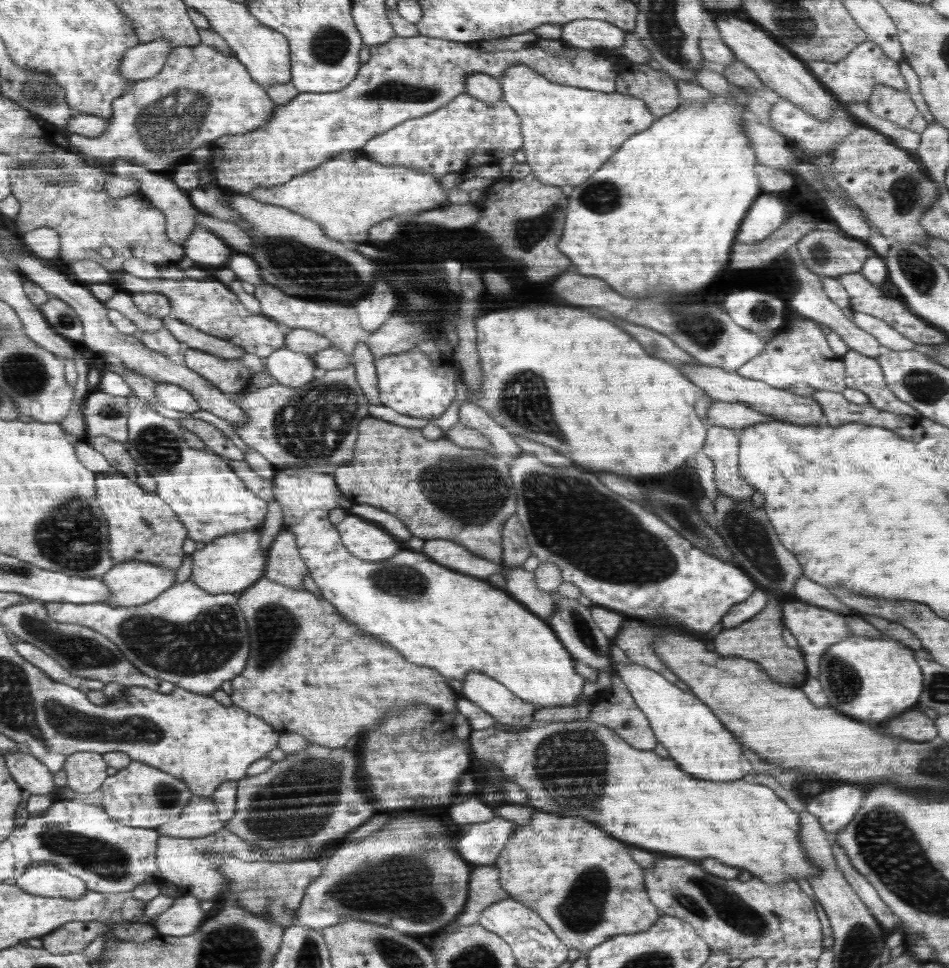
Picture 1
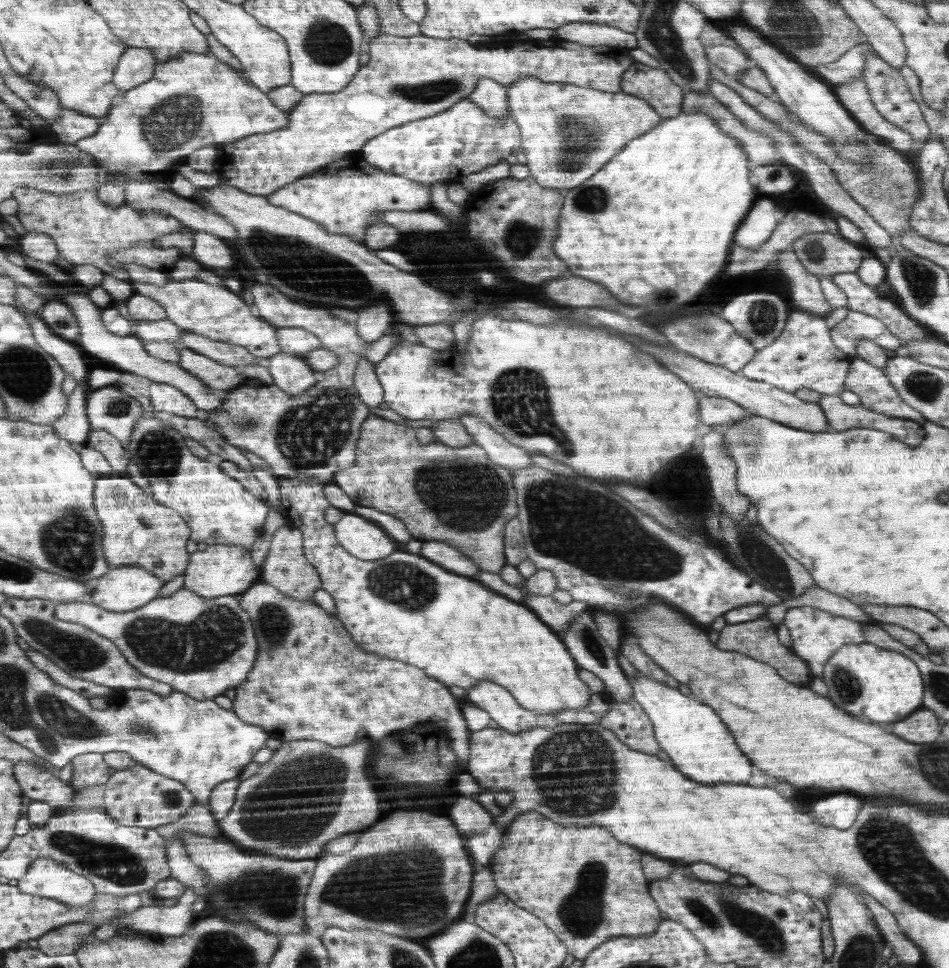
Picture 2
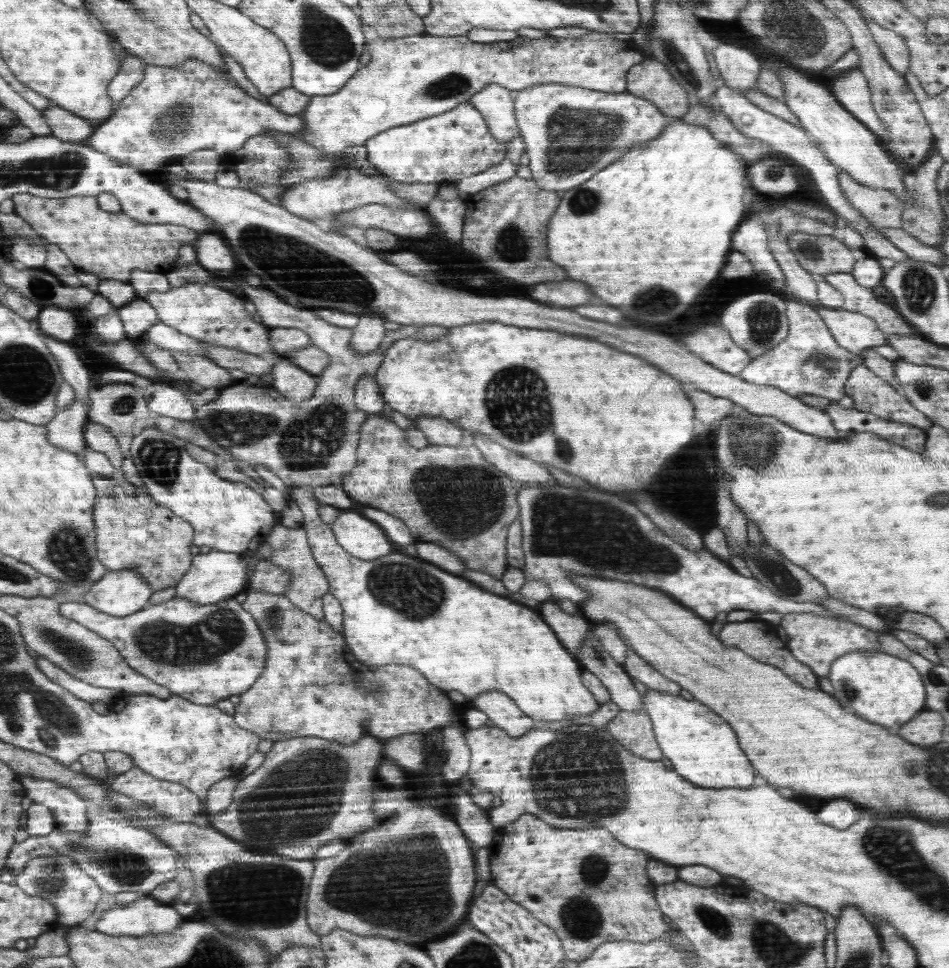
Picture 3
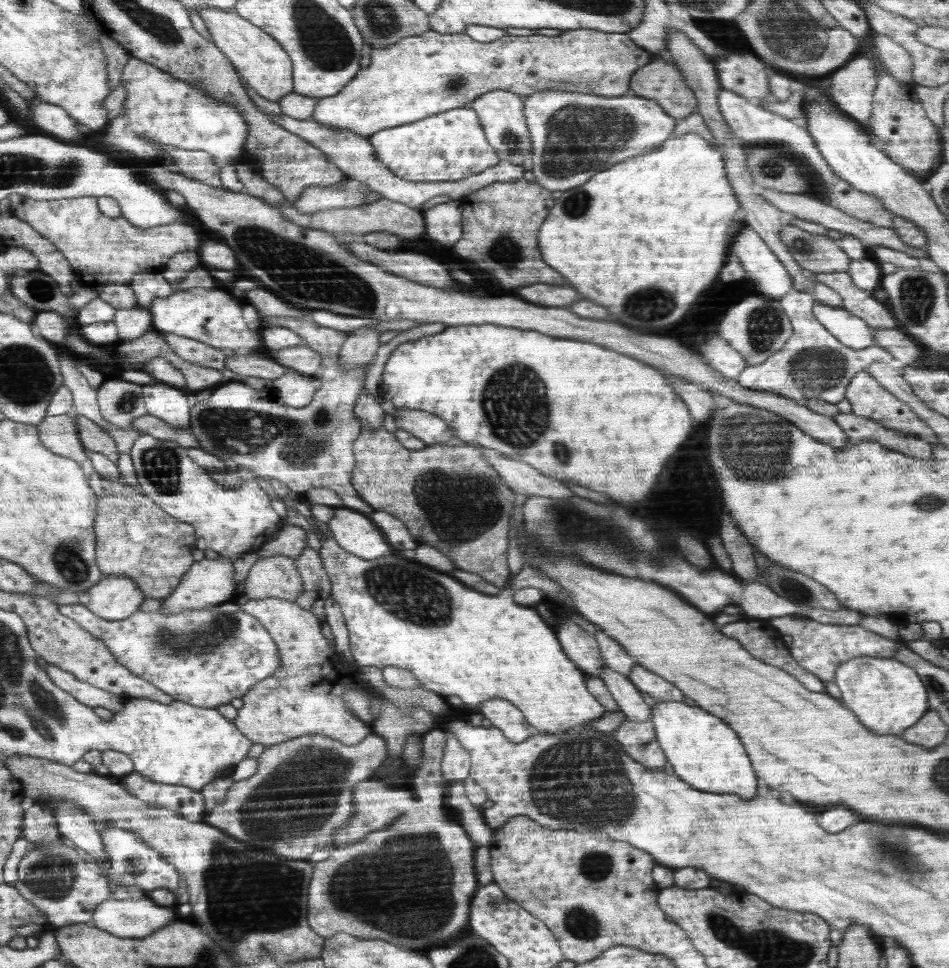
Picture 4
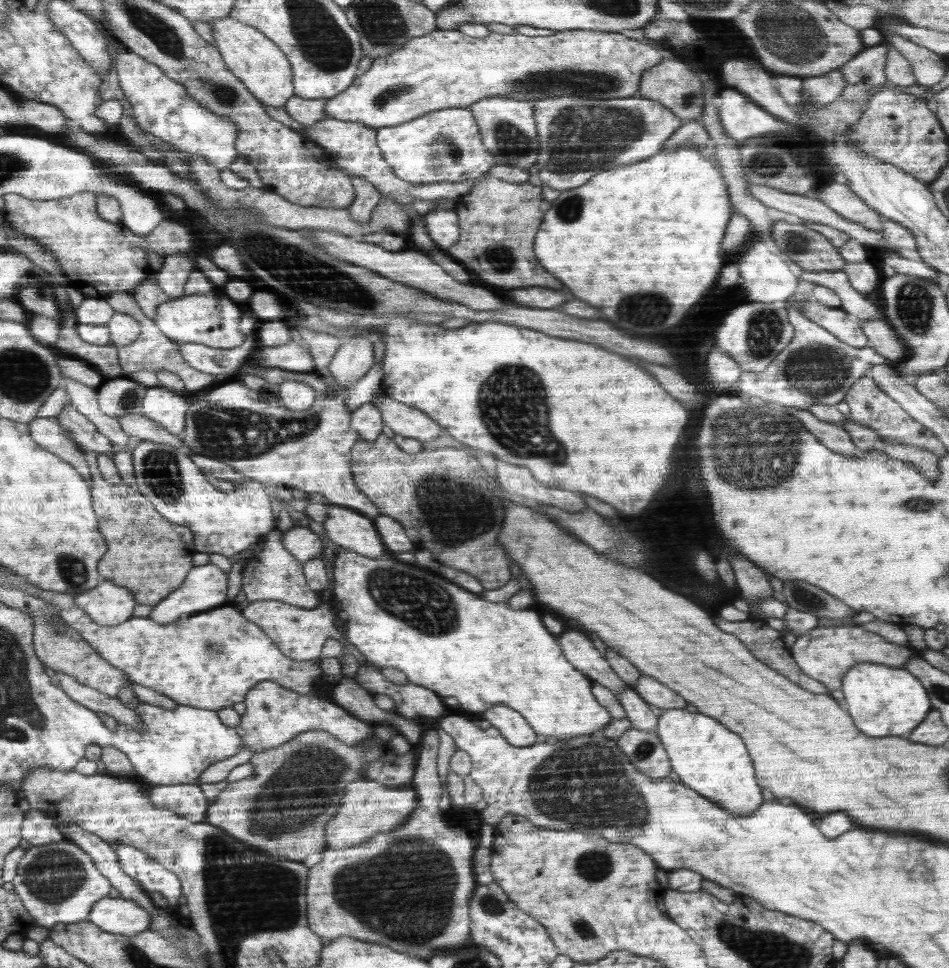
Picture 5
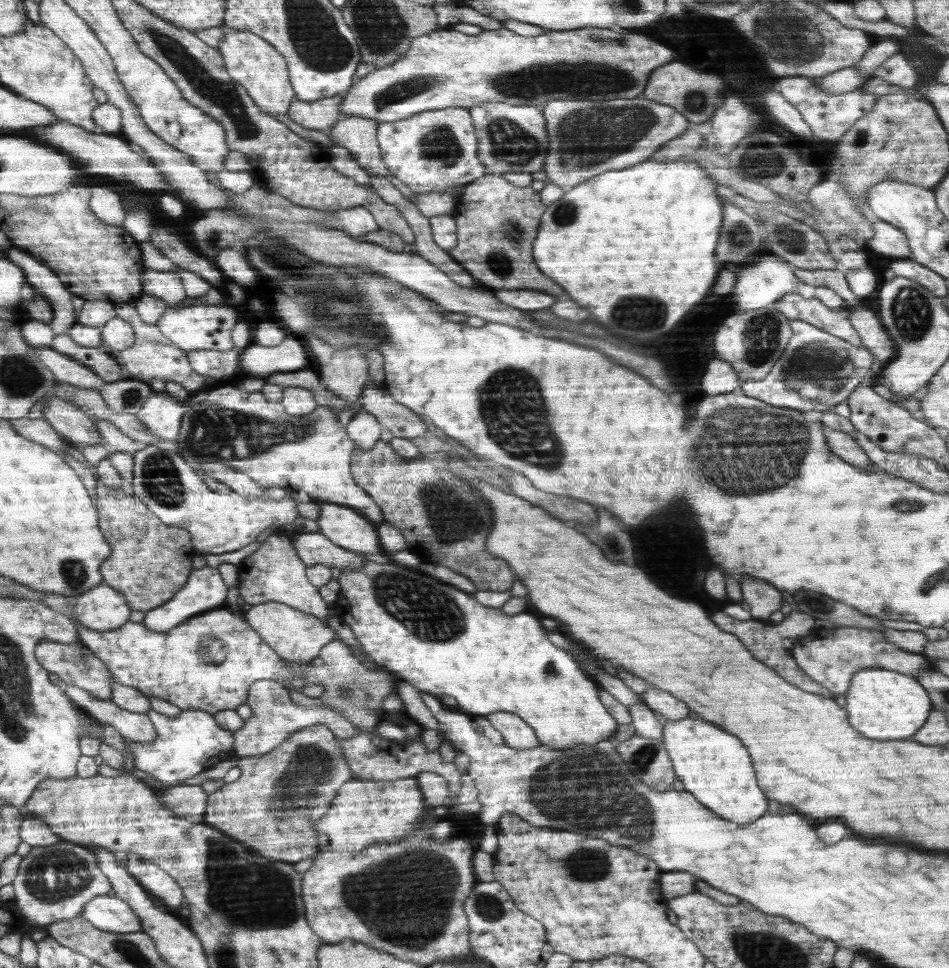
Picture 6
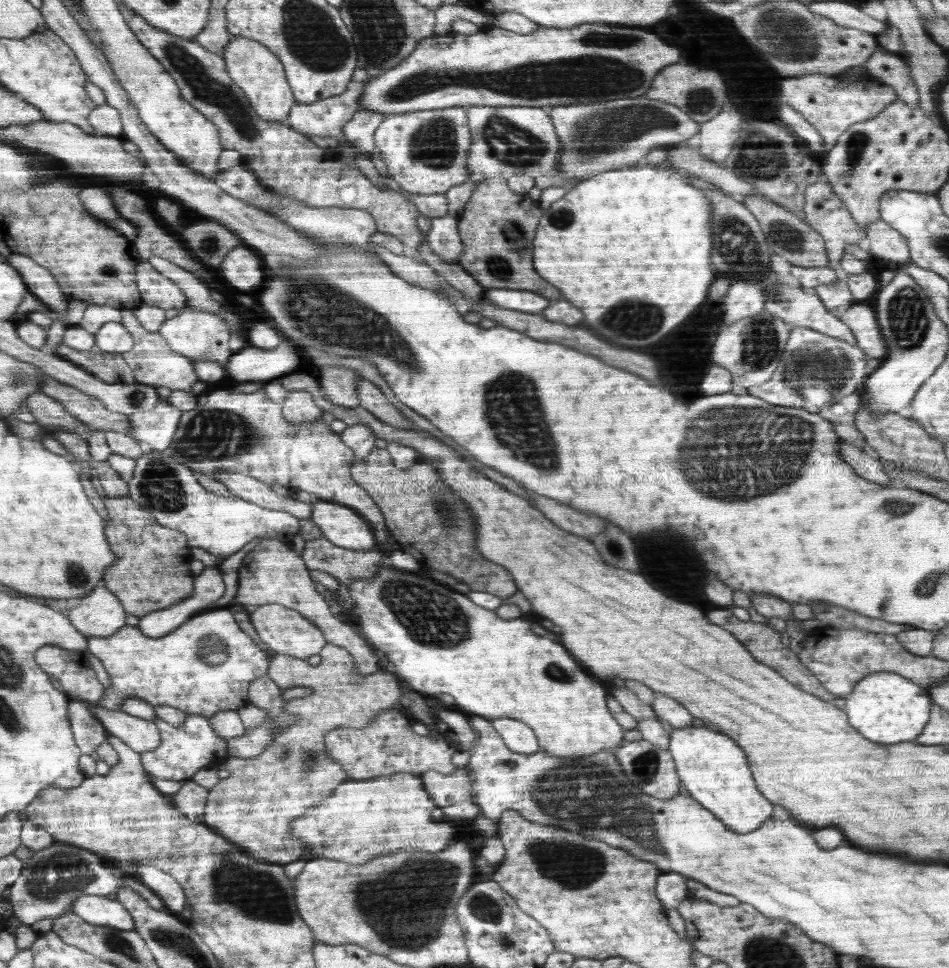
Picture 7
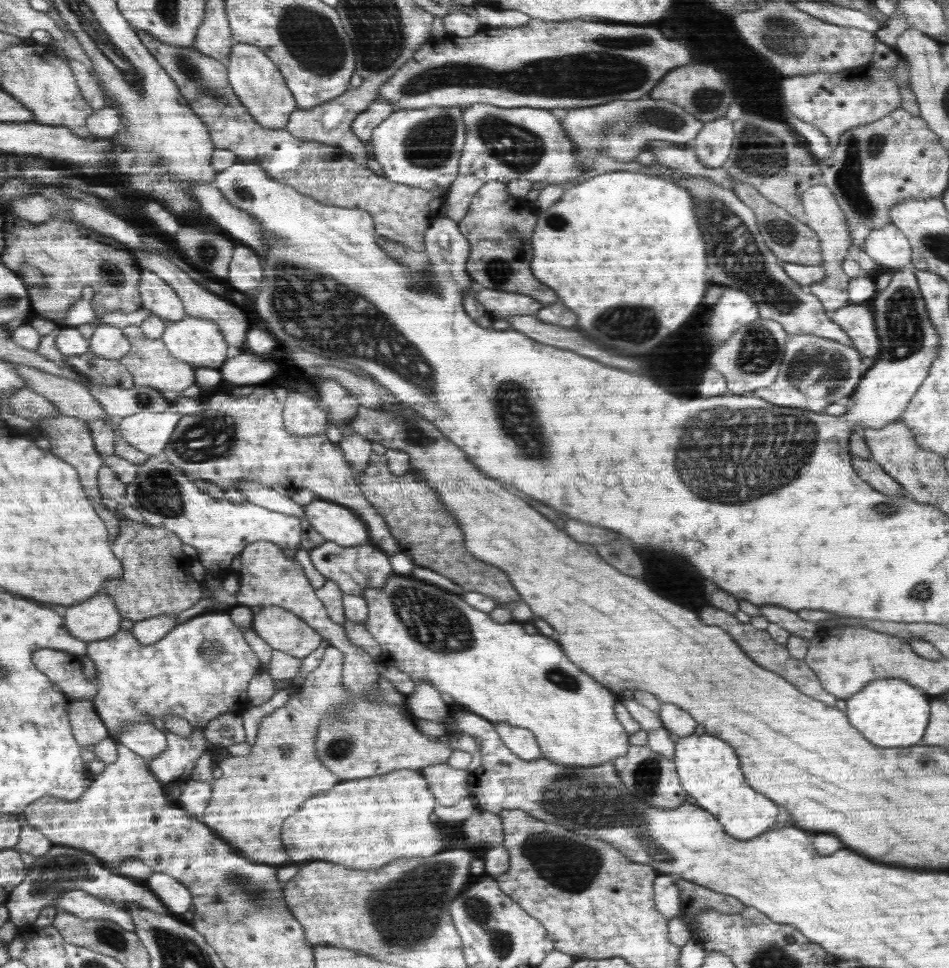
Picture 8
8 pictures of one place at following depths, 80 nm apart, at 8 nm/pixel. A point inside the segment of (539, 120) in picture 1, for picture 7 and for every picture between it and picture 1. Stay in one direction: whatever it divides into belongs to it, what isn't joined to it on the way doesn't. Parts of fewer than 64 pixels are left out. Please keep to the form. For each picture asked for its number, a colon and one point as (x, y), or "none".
2: (569, 133)
3: (571, 133)
4: (574, 136)
5: (579, 137)
6: (587, 138)
7: (604, 136)

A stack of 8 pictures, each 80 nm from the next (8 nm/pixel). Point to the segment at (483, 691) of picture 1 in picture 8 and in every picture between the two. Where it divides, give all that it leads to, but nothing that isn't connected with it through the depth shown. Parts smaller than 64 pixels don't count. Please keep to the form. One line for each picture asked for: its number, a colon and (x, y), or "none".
2: (502, 706)
3: (502, 711)
4: (500, 712)
5: (517, 730)
6: (518, 733)
7: (518, 736)
8: (520, 740)

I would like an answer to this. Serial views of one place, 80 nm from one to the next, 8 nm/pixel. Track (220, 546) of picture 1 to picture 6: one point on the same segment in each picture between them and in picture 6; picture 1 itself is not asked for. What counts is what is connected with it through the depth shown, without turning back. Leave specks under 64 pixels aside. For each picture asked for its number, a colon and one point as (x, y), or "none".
2: (220, 570)
3: (214, 575)
4: (209, 582)
5: (205, 587)
6: (205, 589)

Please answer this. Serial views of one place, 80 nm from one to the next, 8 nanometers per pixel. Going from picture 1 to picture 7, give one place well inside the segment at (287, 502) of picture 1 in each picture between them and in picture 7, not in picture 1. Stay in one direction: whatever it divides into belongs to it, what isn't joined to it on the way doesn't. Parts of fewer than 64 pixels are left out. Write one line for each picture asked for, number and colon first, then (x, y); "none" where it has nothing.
2: (404, 606)
3: (397, 609)
4: (398, 612)
5: (398, 615)
6: (439, 639)
7: (440, 642)

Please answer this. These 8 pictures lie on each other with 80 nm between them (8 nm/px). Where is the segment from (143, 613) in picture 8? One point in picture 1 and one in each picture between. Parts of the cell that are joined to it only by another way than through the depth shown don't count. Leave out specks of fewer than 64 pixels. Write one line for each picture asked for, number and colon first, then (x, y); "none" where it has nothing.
1: (143, 527)
2: (138, 530)
3: (136, 533)
4: (138, 540)
5: (151, 556)
6: (151, 561)
7: (153, 574)

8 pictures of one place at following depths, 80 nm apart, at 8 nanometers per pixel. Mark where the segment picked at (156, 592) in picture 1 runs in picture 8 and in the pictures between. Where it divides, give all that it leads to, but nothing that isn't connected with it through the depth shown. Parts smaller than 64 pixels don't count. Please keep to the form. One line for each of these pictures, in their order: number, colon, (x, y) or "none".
2: (125, 588)
3: (120, 593)
4: (116, 598)
5: (108, 604)
6: (103, 608)
7: (100, 613)
8: (97, 618)

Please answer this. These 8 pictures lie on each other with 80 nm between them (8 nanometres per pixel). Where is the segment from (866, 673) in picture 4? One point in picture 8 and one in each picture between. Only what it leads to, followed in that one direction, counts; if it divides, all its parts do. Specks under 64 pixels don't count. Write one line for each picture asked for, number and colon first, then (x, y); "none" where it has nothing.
5: (882, 700)
6: (882, 704)
7: (884, 707)
8: (889, 712)

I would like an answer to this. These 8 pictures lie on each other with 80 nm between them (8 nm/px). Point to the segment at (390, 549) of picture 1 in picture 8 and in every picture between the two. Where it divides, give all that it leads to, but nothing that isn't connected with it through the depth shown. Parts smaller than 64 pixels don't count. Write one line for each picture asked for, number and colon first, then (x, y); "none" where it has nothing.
2: (364, 540)
3: (358, 536)
4: (354, 532)
5: (348, 530)
6: (343, 526)
7: (340, 525)
8: (337, 524)

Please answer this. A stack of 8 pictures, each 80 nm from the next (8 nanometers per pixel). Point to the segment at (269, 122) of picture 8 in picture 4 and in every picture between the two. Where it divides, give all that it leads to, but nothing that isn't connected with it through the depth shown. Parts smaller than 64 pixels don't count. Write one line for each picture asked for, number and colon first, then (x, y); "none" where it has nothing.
4: (261, 62)
5: (258, 62)
6: (256, 64)
7: (254, 68)

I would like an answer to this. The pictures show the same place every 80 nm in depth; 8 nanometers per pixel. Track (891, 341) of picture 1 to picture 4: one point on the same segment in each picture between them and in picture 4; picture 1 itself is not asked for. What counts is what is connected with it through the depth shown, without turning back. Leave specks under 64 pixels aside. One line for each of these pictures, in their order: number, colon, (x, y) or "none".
2: (857, 326)
3: (854, 331)
4: (852, 331)

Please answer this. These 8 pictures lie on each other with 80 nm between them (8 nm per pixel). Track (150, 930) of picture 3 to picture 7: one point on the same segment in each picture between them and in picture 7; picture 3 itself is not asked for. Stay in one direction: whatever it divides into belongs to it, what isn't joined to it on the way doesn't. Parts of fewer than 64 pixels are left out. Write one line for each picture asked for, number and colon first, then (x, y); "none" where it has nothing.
4: (137, 917)
5: (119, 916)
6: (109, 913)
7: (101, 911)

